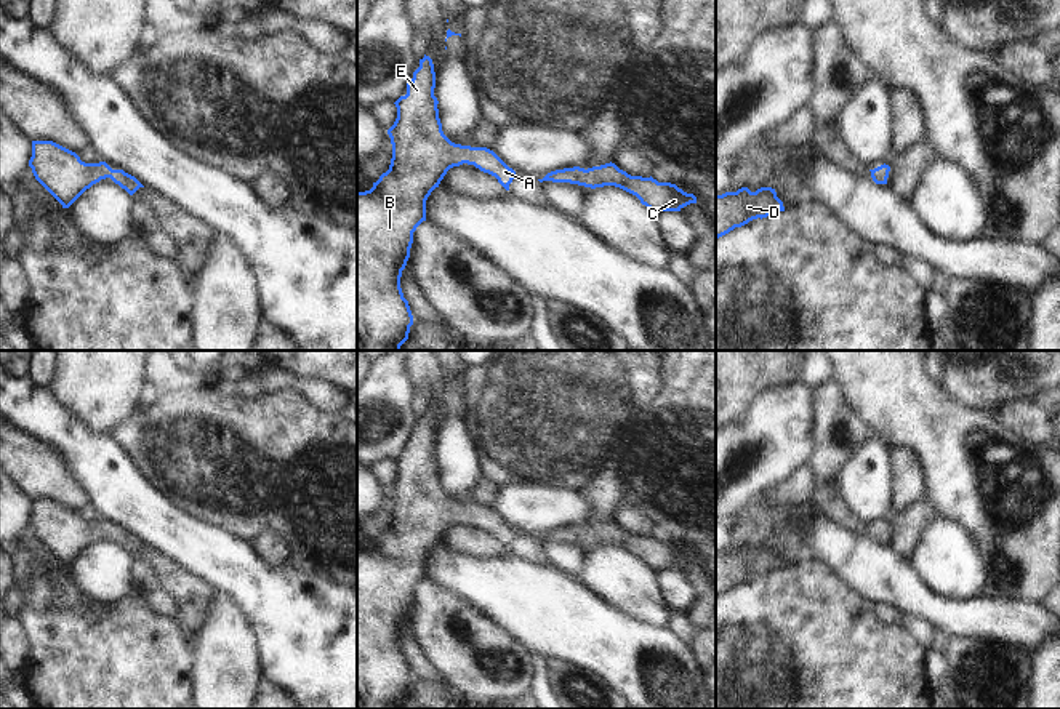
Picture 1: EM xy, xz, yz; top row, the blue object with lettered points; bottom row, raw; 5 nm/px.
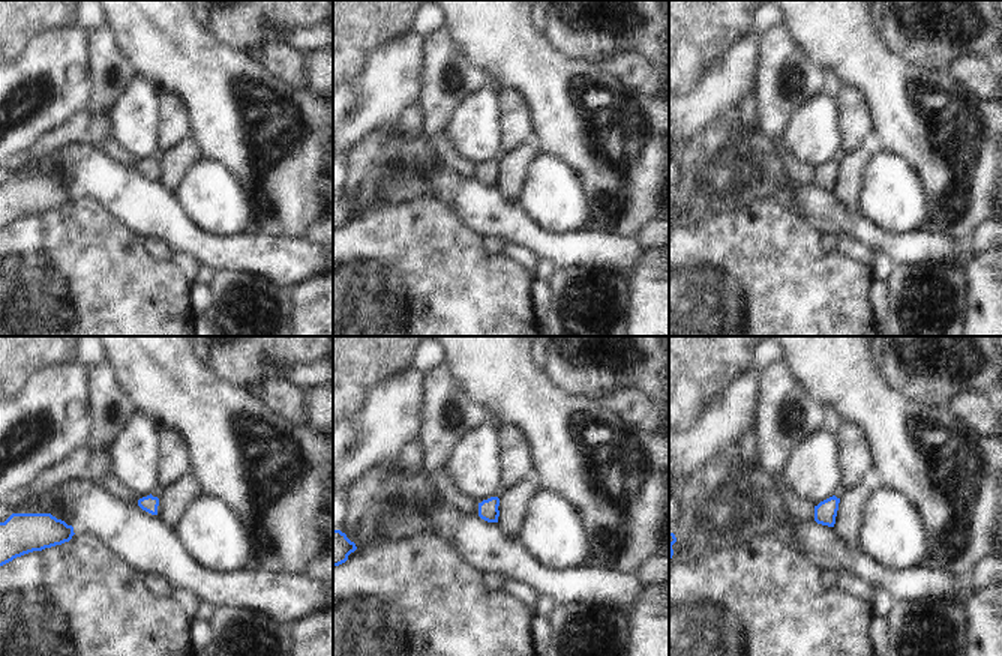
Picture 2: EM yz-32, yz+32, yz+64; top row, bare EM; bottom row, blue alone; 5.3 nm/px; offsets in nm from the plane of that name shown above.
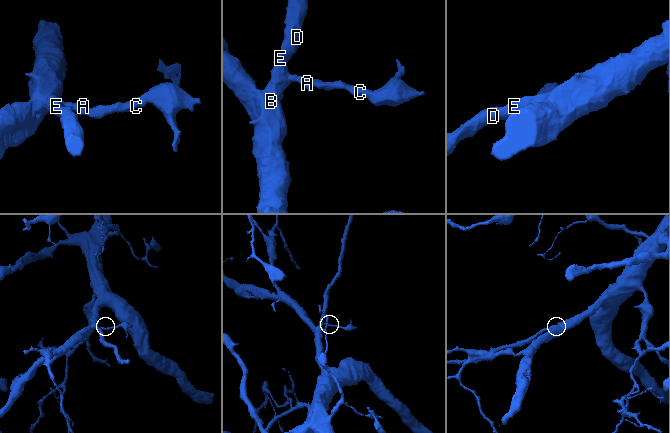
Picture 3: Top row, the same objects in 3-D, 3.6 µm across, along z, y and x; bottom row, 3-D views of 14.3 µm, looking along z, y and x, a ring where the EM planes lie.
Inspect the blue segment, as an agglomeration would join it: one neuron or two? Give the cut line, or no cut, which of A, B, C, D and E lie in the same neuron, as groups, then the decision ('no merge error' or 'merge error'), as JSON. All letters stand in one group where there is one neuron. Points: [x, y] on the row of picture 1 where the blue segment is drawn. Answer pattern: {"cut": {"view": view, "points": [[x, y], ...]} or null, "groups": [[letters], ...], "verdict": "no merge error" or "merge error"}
{"cut": null, "groups": [["A", "B", "C", "D", "E"]], "verdict": "no merge error"}

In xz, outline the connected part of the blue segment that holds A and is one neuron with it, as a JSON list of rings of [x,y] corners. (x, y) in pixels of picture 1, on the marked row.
[[[424,54],[407,83],[407,94],[394,102],[397,118],[387,130],[392,144],[389,170],[370,190],[357,192],[357,350],[400,350],[408,339],[413,315],[400,277],[410,258],[413,232],[426,221],[426,200],[447,171],[463,163],[474,165],[495,176],[506,190],[517,176],[493,150],[455,144],[444,134],[434,88],[434,64]]]

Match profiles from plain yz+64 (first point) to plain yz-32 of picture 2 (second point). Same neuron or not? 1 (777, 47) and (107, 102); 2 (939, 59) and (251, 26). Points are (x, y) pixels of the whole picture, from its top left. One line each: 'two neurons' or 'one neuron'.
1: one neuron
2: one neuron

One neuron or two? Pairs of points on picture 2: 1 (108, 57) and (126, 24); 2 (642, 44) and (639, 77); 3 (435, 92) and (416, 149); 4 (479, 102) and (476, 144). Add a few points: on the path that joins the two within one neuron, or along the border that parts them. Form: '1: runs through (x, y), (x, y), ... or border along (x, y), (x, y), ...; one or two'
1: border along (107, 23), (117, 47), (137, 72); two
2: border along (651, 54), (618, 53), (606, 62); two
3: border along (425, 131), (432, 137); two
4: runs through (479, 113), (476, 134); one

